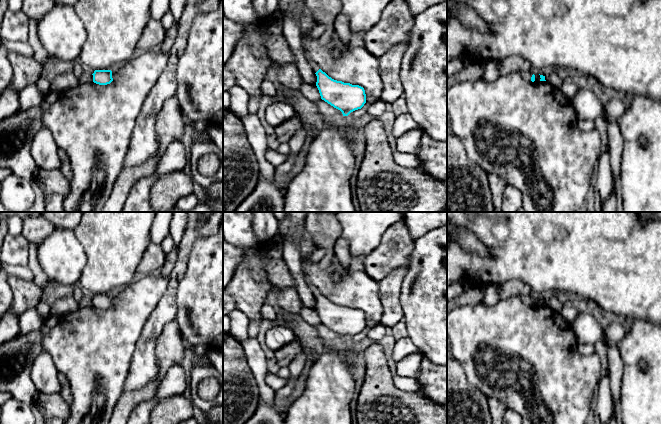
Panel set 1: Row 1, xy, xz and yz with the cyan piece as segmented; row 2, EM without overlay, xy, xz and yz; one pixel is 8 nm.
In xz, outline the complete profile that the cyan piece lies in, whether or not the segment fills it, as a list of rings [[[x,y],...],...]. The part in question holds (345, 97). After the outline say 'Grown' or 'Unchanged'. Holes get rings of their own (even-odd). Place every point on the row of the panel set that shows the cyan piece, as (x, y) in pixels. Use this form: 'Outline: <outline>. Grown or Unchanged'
Outline: [[[303,45],[302,51],[317,76],[316,86],[322,100],[340,110],[343,116],[348,116],[364,106],[366,94],[363,87],[332,79],[309,59],[308,52]]]. Grown

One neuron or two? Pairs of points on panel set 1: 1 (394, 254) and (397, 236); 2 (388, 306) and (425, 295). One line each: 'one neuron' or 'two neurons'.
1: one neuron
2: two neurons

